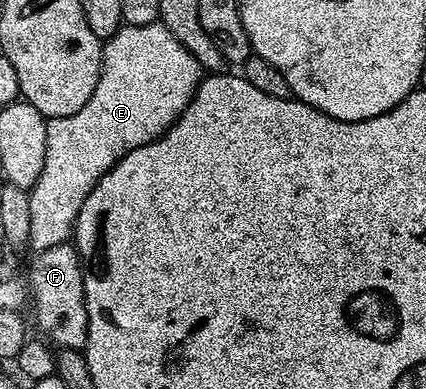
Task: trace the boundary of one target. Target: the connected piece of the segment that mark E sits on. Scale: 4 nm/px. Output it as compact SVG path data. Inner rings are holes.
M122 24L115 36L108 38L104 42L101 50L101 74L99 75L99 83L95 83L95 91L91 95L91 99L87 99L87 103L83 103L83 107L79 107L79 111L75 115L67 115L66 117L51 117L45 122L47 127L47 159L43 159L43 171L39 171L39 179L33 188L28 190L29 202L31 203L31 233L29 235L29 245L34 250L50 249L56 245L64 245L70 240L73 232L73 225L77 222L79 215L79 207L83 207L83 203L87 199L87 195L95 187L95 183L99 183L99 179L104 173L107 173L111 166L120 161L123 155L127 155L135 147L143 147L147 143L151 143L155 138L163 136L170 127L177 122L179 115L187 106L197 91L203 76L203 70L200 63L195 59L195 55L191 55L191 51L187 51L187 47L183 47L183 43L179 43L179 39L175 39L175 35L171 35L171 31L167 31L167 27L163 24L144 25L143 27L135 27L134 25Z

